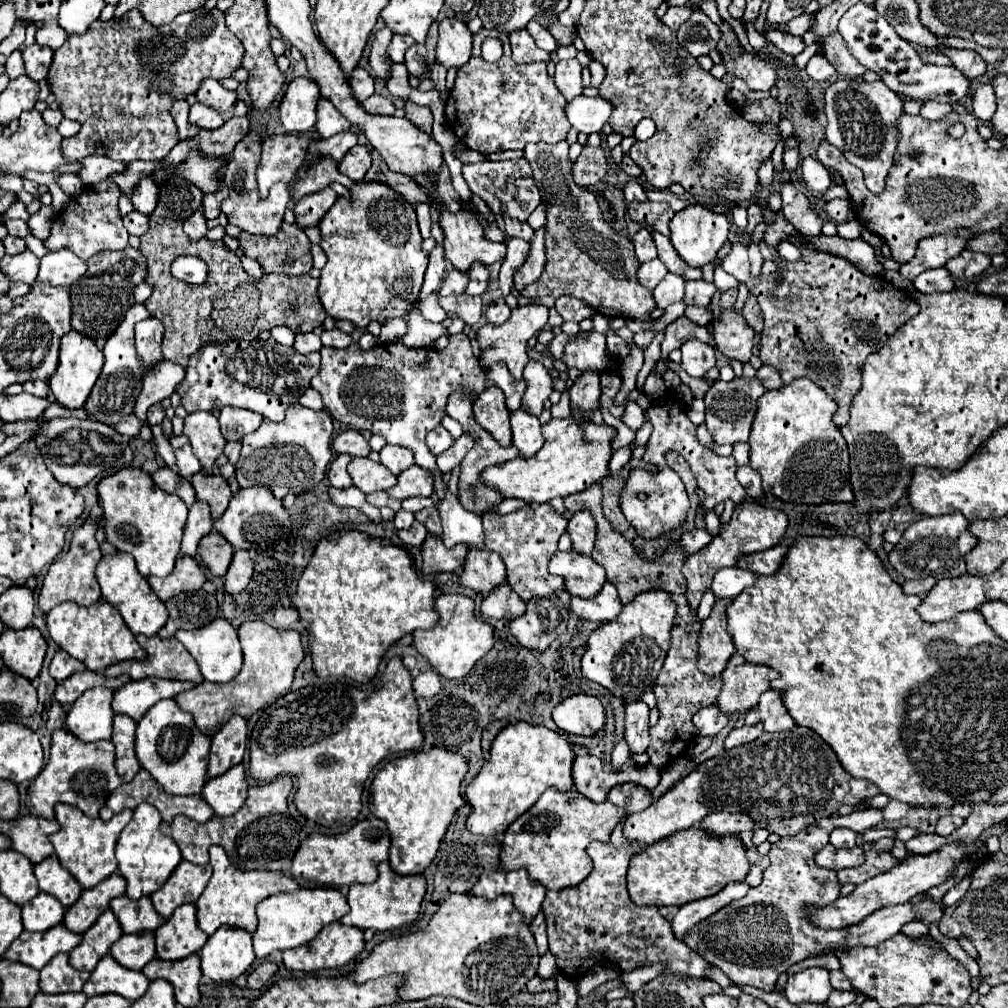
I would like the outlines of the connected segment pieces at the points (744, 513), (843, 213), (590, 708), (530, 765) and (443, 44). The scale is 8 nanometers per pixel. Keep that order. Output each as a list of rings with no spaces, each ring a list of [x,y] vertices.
[[[750,499],[742,501],[740,505],[734,507],[734,513],[732,513],[732,519],[722,527],[720,535],[714,537],[710,541],[710,545],[706,545],[704,549],[700,549],[698,553],[690,555],[686,561],[684,561],[684,567],[682,567],[682,573],[688,581],[688,591],[686,591],[686,597],[688,597],[688,603],[692,609],[696,609],[700,605],[700,599],[704,595],[704,591],[710,587],[712,583],[712,577],[718,569],[722,567],[734,567],[736,561],[744,555],[750,555],[750,553],[758,553],[758,551],[764,551],[764,549],[770,549],[772,545],[776,545],[784,531],[788,527],[788,517],[778,511],[778,509],[768,509],[768,507],[762,507]]]
[[[832,199],[826,203],[824,209],[834,223],[846,223],[848,215],[852,211],[852,203],[850,203],[850,199]]]
[[[572,695],[552,713],[558,729],[568,737],[596,737],[604,729],[604,705],[592,695]]]
[[[524,721],[506,725],[492,743],[490,759],[484,761],[478,775],[466,787],[466,797],[472,805],[466,827],[484,837],[504,833],[508,825],[526,813],[548,787],[556,787],[560,791],[572,789],[572,761],[574,751],[564,735]]]
[[[448,17],[438,25],[438,45],[436,59],[444,67],[460,67],[468,63],[472,51],[472,33],[464,21],[456,17]]]

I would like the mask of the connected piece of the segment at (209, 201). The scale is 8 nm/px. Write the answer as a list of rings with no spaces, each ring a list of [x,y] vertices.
[[[220,187],[218,191],[204,195],[204,201],[202,201],[204,217],[206,217],[206,219],[216,219],[216,217],[220,215],[220,203],[222,203],[226,197],[228,197],[228,189],[226,189],[226,187]]]

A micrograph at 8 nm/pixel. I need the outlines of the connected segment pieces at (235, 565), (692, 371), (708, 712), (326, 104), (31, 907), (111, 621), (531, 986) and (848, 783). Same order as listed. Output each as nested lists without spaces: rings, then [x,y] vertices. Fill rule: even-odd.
[[[234,551],[232,563],[230,563],[228,573],[224,577],[226,579],[226,591],[232,595],[240,593],[248,585],[252,573],[254,573],[254,561],[252,561],[250,553],[248,551]]]
[[[688,339],[682,347],[682,369],[692,377],[702,377],[716,363],[716,353],[710,343]]]
[[[712,705],[712,707],[700,709],[700,713],[696,713],[696,717],[692,717],[692,721],[694,721],[696,729],[700,729],[698,735],[712,735],[714,737],[716,733],[720,733],[726,727],[728,715],[722,713],[720,709],[716,709],[716,705]]]
[[[320,99],[318,101],[318,123],[316,123],[316,131],[320,133],[322,139],[328,139],[336,133],[344,133],[350,131],[350,121],[328,101],[328,99]]]
[[[38,893],[22,907],[22,923],[26,931],[48,931],[64,919],[64,905],[48,893]]]
[[[98,601],[90,607],[78,607],[74,603],[60,603],[46,615],[46,627],[54,643],[70,653],[74,659],[82,661],[90,671],[104,671],[106,667],[128,661],[128,659],[144,659],[146,651],[138,645],[132,631],[126,627],[120,613],[108,605],[106,601]]]
[[[536,975],[534,979],[528,981],[526,989],[528,989],[528,991],[554,991],[554,989],[556,989],[556,979],[554,979],[554,977],[542,979],[542,977]]]
[[[796,725],[784,733],[762,733],[760,739],[756,739],[748,745],[726,749],[724,753],[716,755],[714,759],[700,763],[694,771],[690,771],[686,777],[682,777],[670,791],[666,791],[648,809],[644,809],[640,813],[630,813],[630,817],[624,823],[624,837],[628,841],[642,841],[646,845],[652,845],[660,839],[670,837],[676,831],[698,827],[698,823],[708,813],[716,813],[716,811],[746,813],[754,819],[756,827],[768,829],[770,833],[778,833],[780,837],[786,837],[786,835],[800,833],[806,825],[810,825],[822,817],[832,817],[842,805],[854,807],[854,805],[864,803],[866,799],[874,797],[876,793],[880,793],[876,789],[876,785],[872,785],[868,781],[854,779],[842,769],[836,753],[824,739],[818,737],[818,733],[814,733],[808,727]]]

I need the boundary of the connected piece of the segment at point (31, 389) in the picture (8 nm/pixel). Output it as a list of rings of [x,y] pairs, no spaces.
[[[28,381],[22,385],[24,387],[24,393],[30,393],[30,395],[36,395],[36,397],[48,397],[48,383],[46,381]]]

